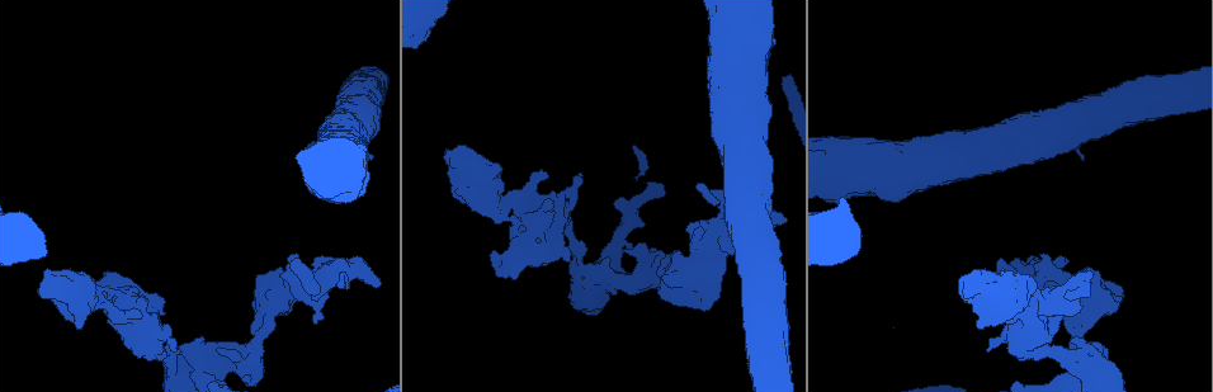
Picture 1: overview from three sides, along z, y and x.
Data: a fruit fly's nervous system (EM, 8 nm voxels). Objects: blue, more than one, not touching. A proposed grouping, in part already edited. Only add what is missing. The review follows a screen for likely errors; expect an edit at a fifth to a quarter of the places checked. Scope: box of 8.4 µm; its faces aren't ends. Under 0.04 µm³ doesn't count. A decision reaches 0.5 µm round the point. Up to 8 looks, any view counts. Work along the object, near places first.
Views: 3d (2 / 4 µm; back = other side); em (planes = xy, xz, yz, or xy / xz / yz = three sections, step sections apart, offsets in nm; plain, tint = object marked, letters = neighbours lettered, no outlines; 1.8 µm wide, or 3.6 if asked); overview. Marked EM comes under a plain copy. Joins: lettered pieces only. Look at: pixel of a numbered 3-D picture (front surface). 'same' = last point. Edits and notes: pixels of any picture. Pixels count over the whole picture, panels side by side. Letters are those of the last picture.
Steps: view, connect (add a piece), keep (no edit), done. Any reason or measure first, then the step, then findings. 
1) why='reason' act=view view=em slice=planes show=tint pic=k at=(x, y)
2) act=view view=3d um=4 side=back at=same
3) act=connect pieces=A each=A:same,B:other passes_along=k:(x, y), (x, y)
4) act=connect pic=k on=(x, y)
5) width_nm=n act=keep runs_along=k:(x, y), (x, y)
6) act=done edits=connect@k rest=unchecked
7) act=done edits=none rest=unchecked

why='two arms at a narrow angle' act=view view=3d um=4 side=back pic=1 at=(151, 347)

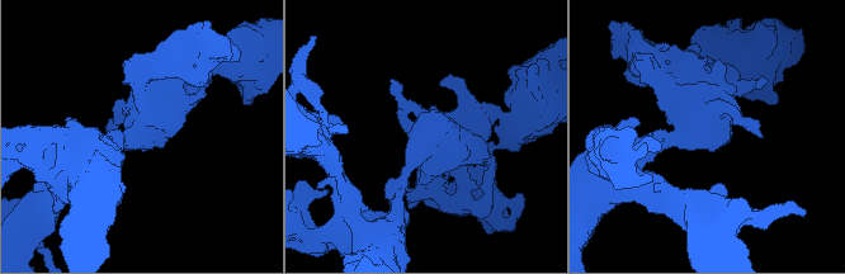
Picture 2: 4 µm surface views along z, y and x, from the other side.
why='need the tissue' act=view view=em um=3.6 slice=planes show=letters pic=2 at=(421, 148)

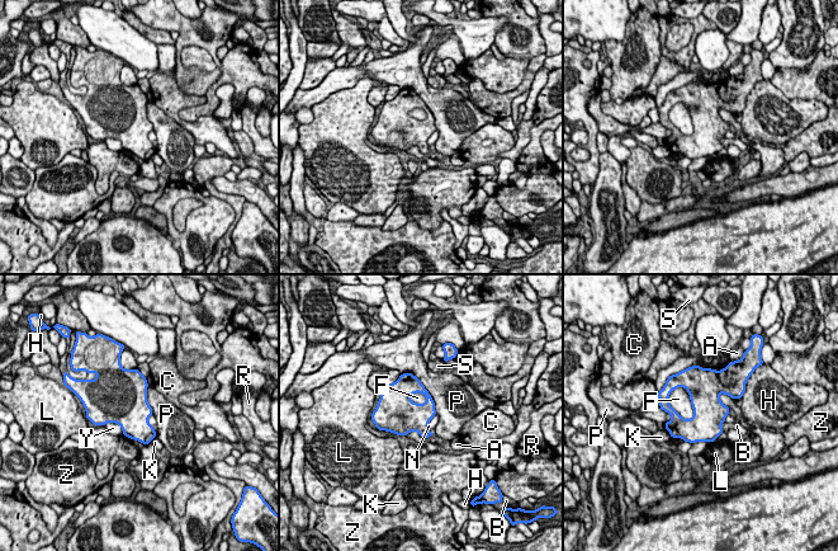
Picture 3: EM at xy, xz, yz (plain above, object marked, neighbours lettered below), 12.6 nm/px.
width_nm=380 act=keep each=A:other,B:other,C:other,F:other,H:other,K:other,L:other,N:other,P:other,R:other,S:other,Y:other,Z:other border=3:(436, 414), (427, 424), (431, 433) found='no lettered piece goes on from it'

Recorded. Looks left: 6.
act=view view=em um=3.6 slice=xy step=8 show=letters pic=1 at=(221, 361)

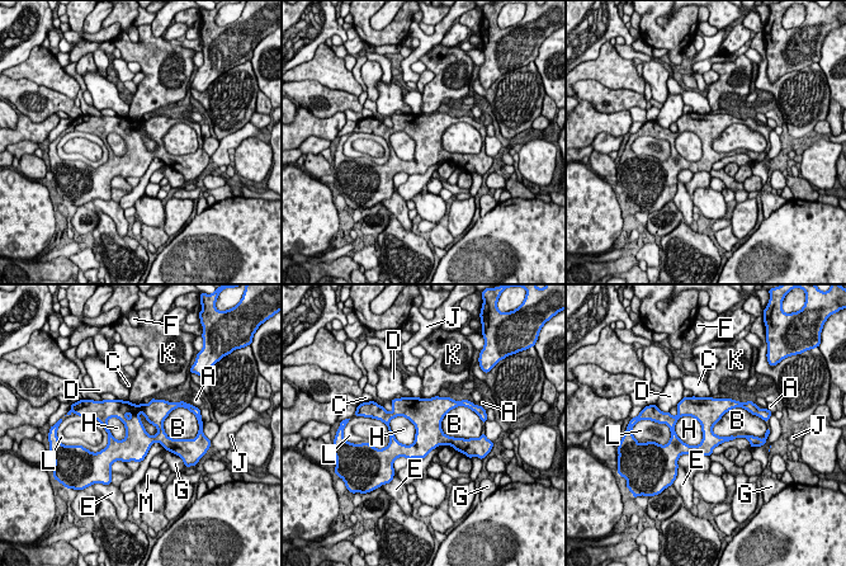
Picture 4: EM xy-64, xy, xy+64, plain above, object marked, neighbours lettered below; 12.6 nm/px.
why='cut it another way' act=view view=em um=3.6 slice=yz step=8 show=letters at=same

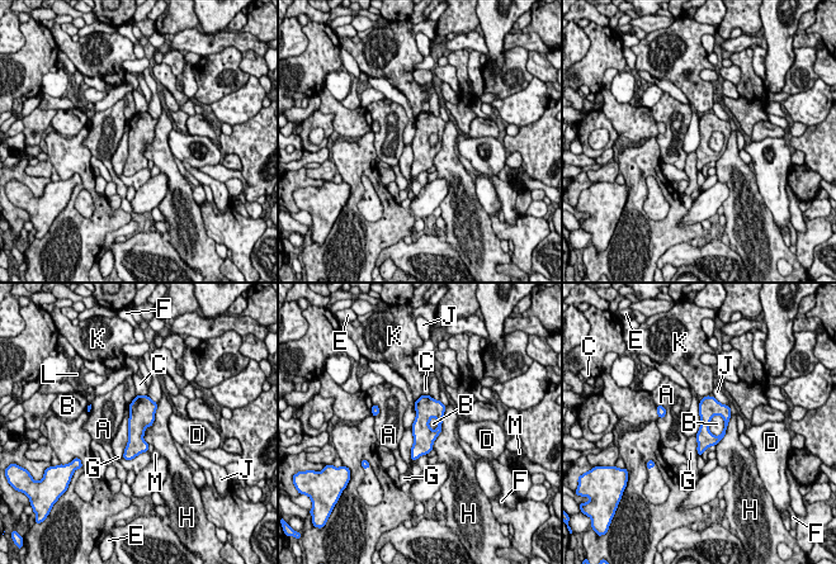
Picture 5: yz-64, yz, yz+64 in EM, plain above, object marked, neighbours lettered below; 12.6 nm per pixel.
width_nm=200 act=keep each=A:other,B:other,C:other,D:other,E:other,F:other,G:other,H:other,J:other,K:other,L:other,M:other border=5:(718, 413), (709, 425), (714, 436) found='no lettered piece goes on from it'

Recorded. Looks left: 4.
why='free end' act=view view=em um=3.6 slice=planes show=letters pic=1 at=(981, 326)

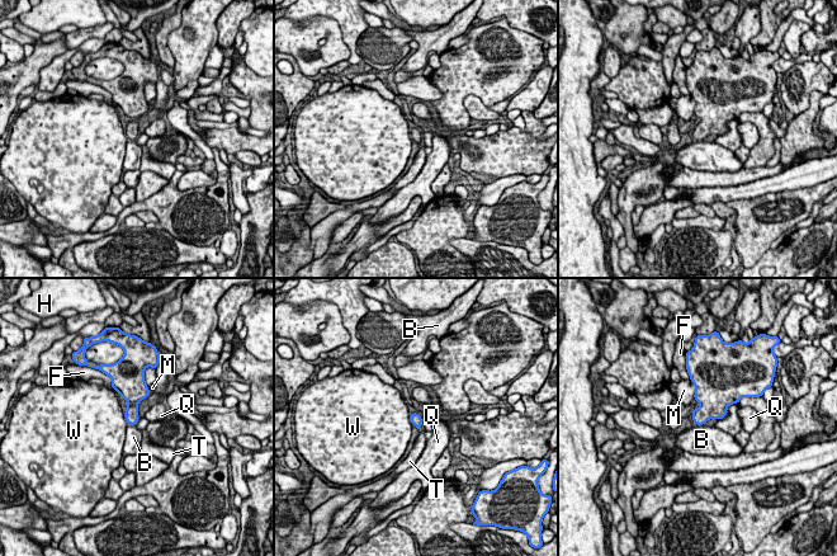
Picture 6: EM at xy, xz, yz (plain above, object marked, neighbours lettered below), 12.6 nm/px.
width_nm=140 act=keep each=B:other,F:other,H:other,M:other,Q:other,T:other,W:other border=6:(704, 423), (696, 425) found='none of them fits'

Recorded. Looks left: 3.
act=done edits=none rest=unchecked

